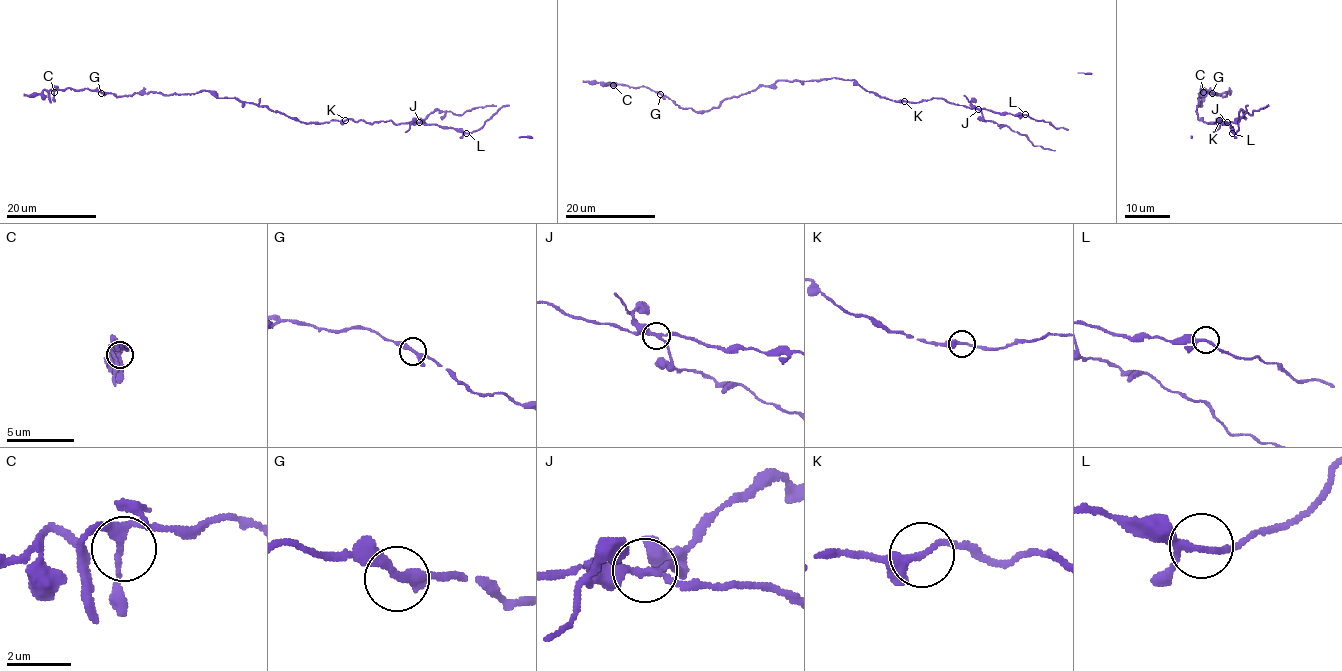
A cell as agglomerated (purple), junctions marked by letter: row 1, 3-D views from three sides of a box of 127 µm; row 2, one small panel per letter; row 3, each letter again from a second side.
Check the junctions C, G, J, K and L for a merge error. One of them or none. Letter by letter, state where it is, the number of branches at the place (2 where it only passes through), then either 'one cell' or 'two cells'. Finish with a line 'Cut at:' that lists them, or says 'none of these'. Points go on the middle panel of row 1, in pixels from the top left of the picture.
C: (613, 85) | 3 | one cell
G: (660, 94) | 3 | one cell
J: (978, 109) | 3 | two cells
K: (904, 101) | 3 | one cell
L: (1025, 114) | 3 | one cell
Cut at: J

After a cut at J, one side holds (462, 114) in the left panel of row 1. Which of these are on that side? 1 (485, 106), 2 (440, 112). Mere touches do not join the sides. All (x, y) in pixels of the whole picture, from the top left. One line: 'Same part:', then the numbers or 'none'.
Same part: 1, 2

